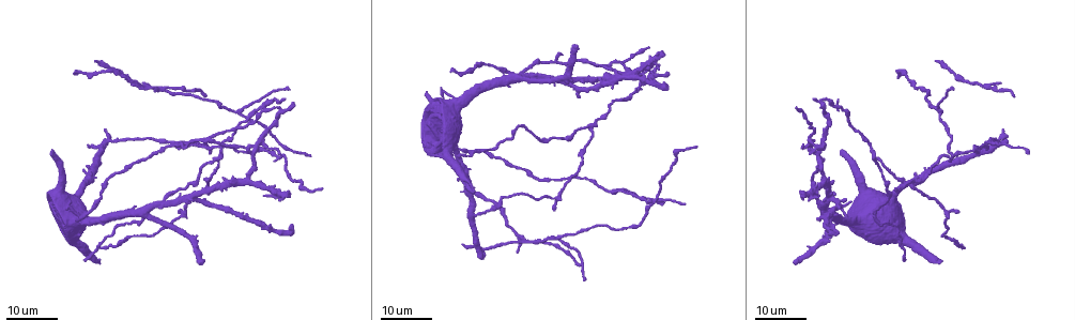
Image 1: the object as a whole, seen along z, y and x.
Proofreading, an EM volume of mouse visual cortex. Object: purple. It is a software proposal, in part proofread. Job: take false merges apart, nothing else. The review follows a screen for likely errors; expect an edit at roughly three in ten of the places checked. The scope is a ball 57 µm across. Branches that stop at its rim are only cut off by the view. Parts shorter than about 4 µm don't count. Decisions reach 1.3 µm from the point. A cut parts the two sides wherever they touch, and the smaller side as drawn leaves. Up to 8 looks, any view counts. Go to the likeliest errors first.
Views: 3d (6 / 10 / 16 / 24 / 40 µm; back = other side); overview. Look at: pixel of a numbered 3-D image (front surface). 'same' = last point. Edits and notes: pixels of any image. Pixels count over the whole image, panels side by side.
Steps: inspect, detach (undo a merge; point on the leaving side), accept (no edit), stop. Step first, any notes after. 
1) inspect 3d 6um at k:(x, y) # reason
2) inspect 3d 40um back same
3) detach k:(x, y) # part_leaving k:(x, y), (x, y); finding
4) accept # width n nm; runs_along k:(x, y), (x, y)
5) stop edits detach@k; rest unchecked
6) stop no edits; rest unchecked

inspect 3d 16um at 1:(987, 142) # looks like a crossing

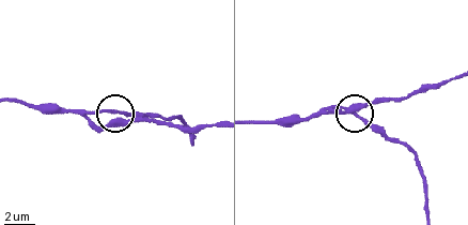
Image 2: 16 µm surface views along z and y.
inspect 3d 6um at 2:(114, 114)

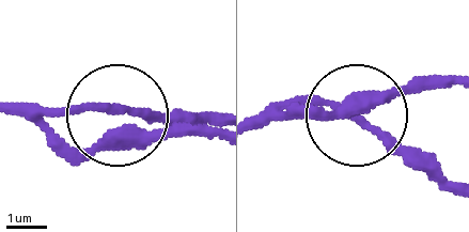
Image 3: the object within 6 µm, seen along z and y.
accept # width 260 nm; all the same neuron

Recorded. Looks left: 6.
inspect 3d 24um at 1:(823, 143)

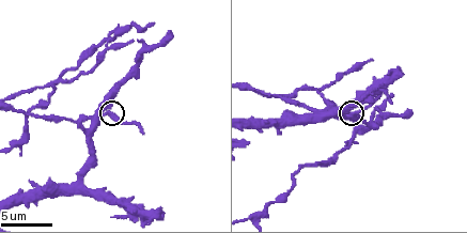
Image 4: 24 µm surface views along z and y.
inspect 3d 6um at 4:(112, 115)

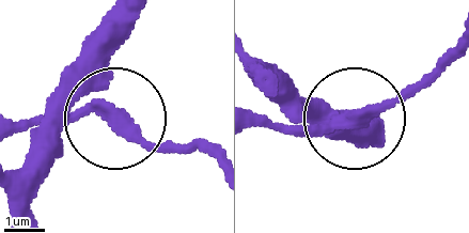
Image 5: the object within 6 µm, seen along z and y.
inspect 3d 6um back at 5:(110, 109)

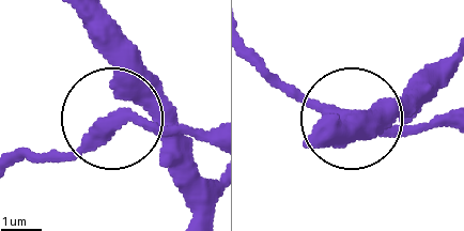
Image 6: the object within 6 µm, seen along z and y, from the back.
accept # side_arm 5 um; runs_along 6:(194, 213), (190, 162), (153, 124), (112, 121), (44, 158); all the same neuron

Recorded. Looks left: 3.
inspect 3d 16um at 1:(940, 110) # three-way junction

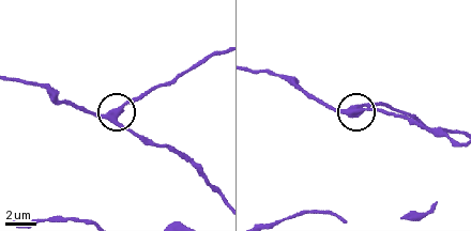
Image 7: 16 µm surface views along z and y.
inspect 3d 10um at 7:(113, 110)

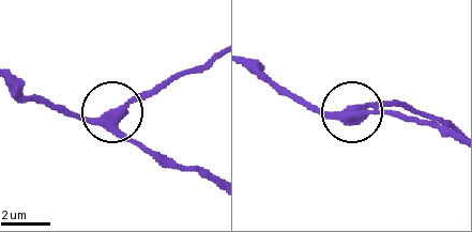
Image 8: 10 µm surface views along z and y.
accept # arms 3; one neuron here

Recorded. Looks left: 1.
stop no edits; rest unchecked

